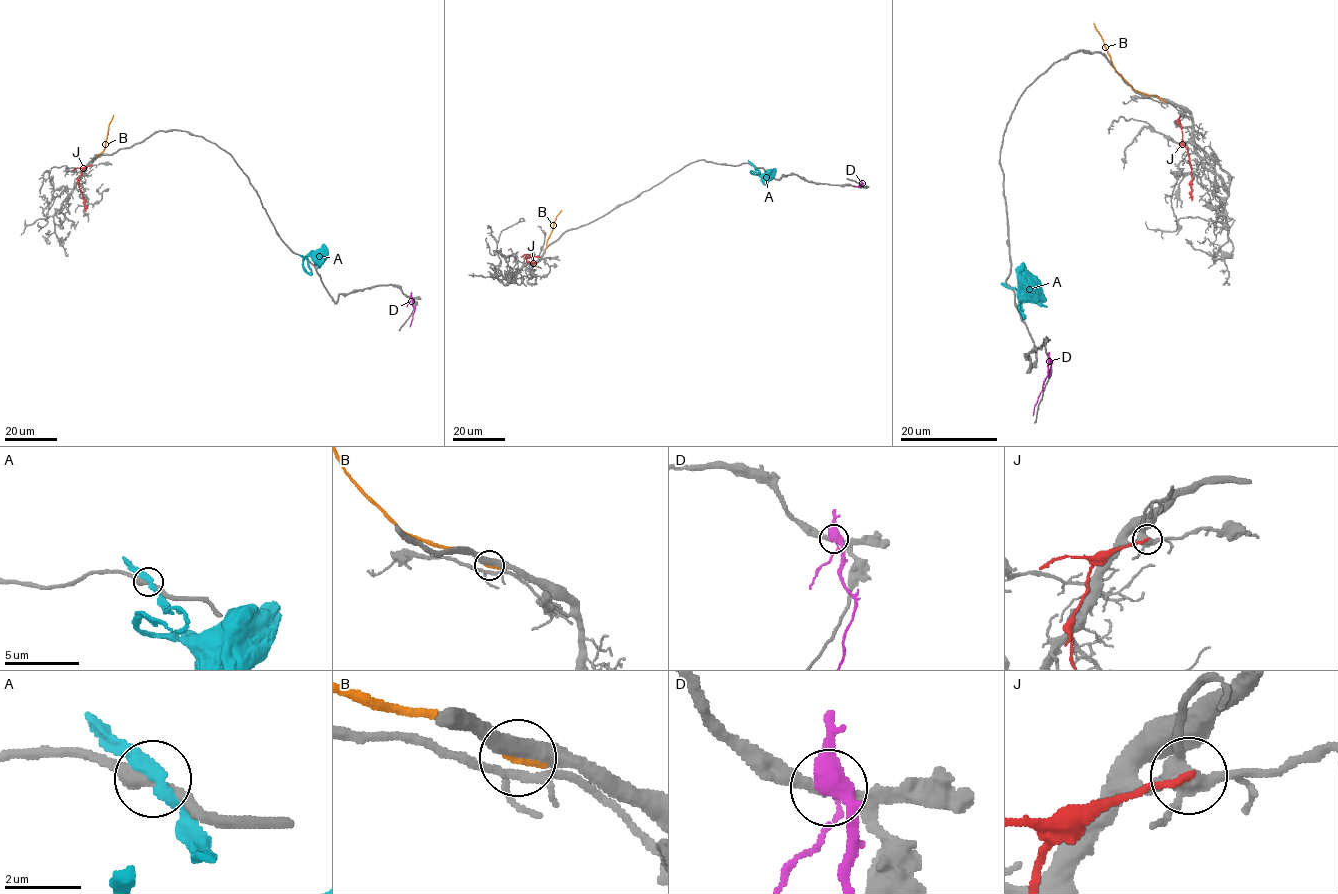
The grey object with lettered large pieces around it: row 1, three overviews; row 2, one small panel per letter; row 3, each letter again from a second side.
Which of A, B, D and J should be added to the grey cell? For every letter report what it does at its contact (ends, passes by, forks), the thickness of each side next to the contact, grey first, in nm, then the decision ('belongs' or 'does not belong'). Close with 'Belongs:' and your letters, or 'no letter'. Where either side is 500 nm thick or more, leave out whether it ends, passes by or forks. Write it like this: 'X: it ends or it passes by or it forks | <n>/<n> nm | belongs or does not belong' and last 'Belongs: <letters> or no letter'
A: it passes by | 360/320 nm | does not belong
B: it ends | 380/260 nm | belongs
D: it forks | 240/360 nm | does not belong
J: it ends | 400/160 nm | does not belong
Belongs: B

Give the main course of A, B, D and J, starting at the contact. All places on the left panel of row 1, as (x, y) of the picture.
A: (304, 258), (310, 272), (303, 266), (304, 259), (327, 248)
B: (98, 157), (113, 115)
D: (411, 297), (414, 311), (409, 326)
J: (92, 165), (86, 166), (79, 178), (86, 211)

